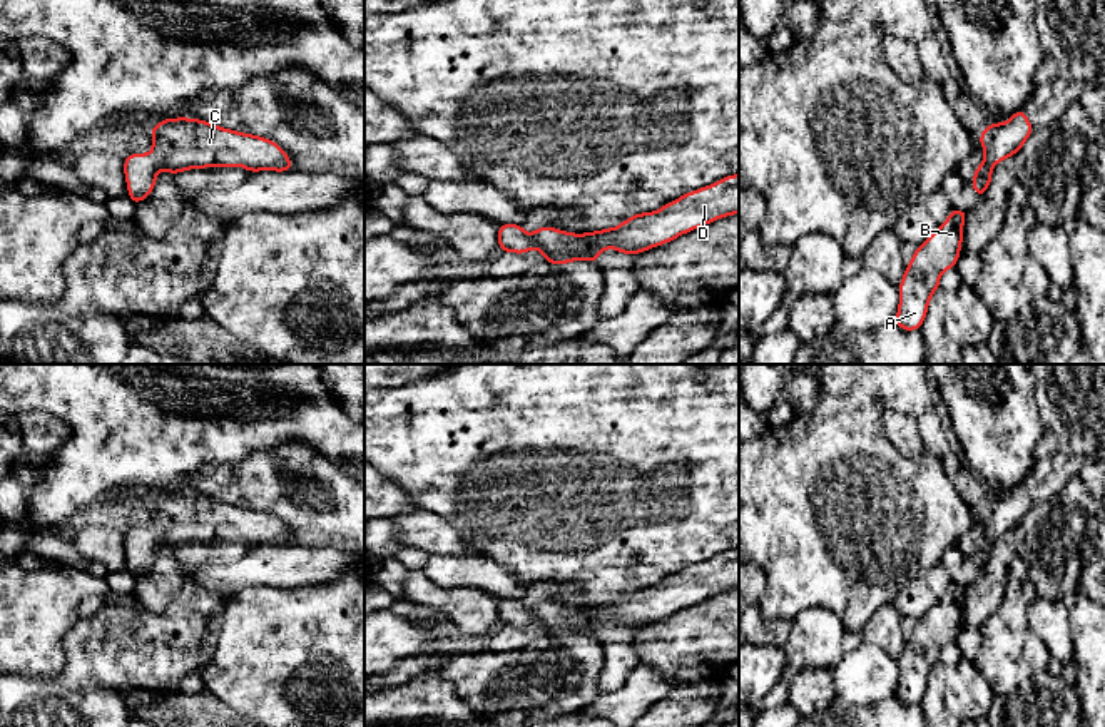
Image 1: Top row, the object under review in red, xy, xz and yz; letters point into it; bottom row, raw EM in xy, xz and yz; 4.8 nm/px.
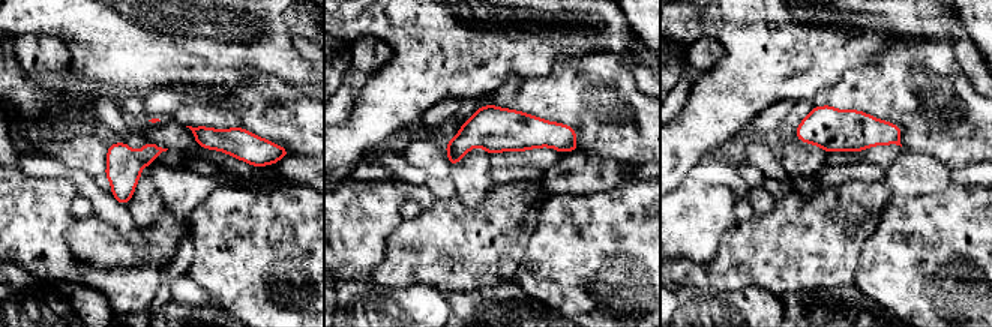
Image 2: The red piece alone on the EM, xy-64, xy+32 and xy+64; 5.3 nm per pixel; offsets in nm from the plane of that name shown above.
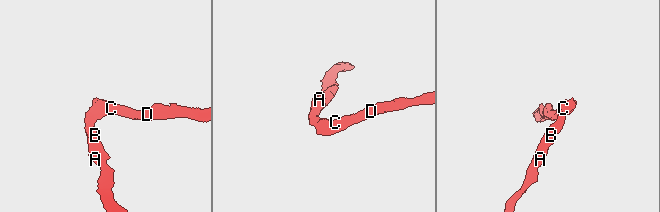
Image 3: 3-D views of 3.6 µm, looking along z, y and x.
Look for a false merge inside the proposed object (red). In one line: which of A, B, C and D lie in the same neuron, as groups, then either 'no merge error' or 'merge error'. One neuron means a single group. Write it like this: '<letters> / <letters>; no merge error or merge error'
A B C D; no merge error

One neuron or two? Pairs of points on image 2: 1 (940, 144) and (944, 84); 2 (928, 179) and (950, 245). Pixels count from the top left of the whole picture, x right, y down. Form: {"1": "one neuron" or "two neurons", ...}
{"1": "one neuron", "2": "two neurons"}

